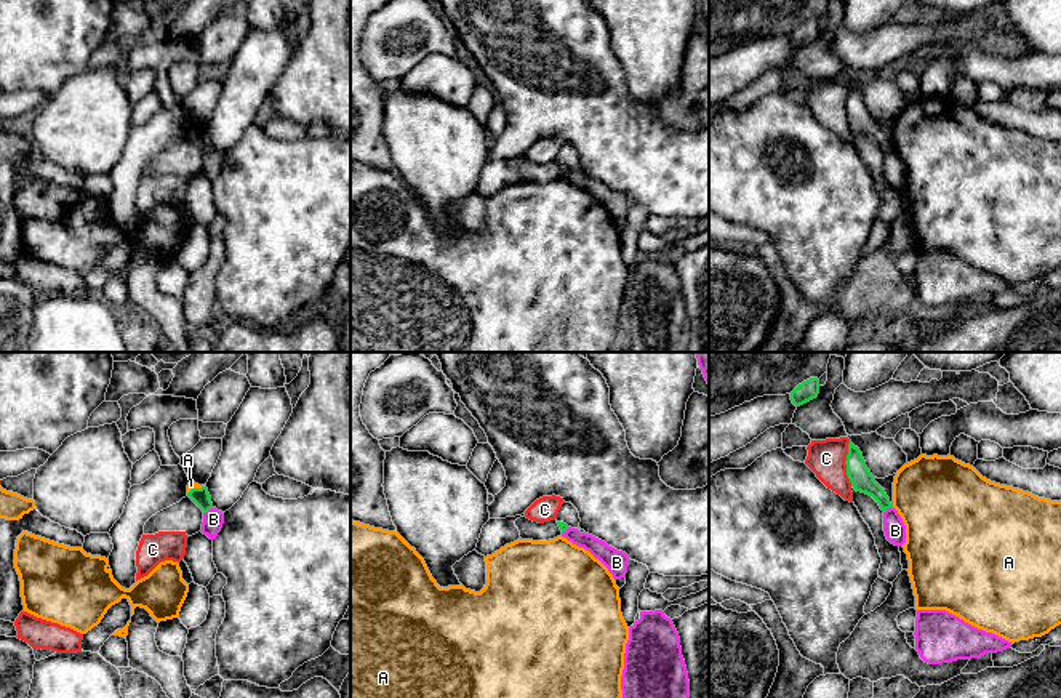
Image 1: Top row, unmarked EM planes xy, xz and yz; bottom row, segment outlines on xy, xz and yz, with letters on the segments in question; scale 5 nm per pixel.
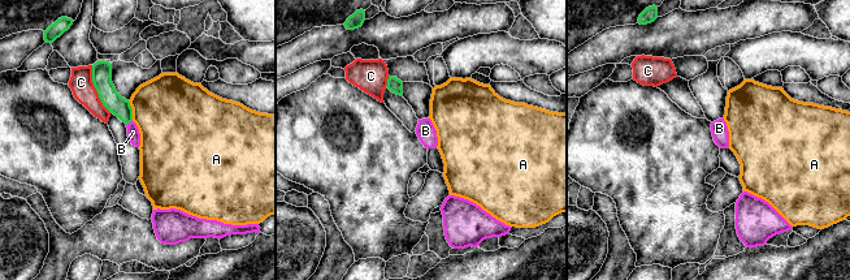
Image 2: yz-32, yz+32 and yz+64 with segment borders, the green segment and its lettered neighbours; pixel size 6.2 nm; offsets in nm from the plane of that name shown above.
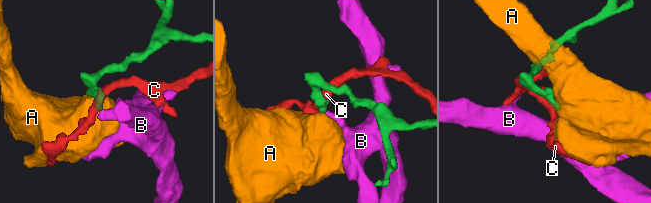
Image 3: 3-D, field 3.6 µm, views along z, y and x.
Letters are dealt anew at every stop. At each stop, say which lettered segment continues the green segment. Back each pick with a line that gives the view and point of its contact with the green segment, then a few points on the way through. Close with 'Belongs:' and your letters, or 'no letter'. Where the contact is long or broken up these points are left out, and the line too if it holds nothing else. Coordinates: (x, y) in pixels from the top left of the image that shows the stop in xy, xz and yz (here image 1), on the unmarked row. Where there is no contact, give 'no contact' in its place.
Belongs: no letter

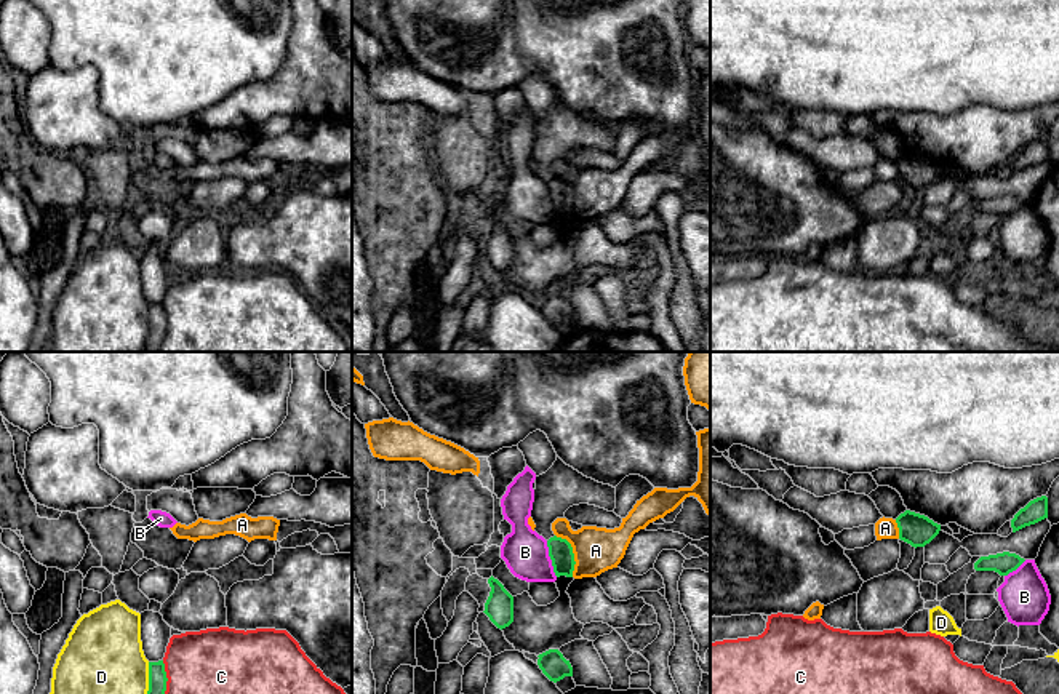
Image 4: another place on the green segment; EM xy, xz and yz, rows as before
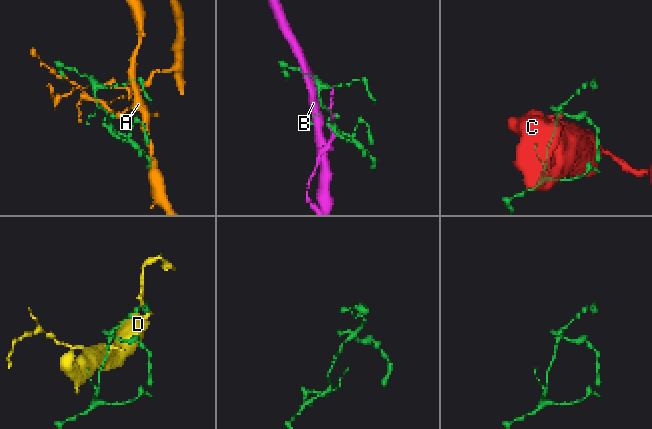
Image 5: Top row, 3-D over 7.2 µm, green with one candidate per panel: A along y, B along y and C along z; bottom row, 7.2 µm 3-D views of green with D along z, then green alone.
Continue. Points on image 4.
Belongs: no letter

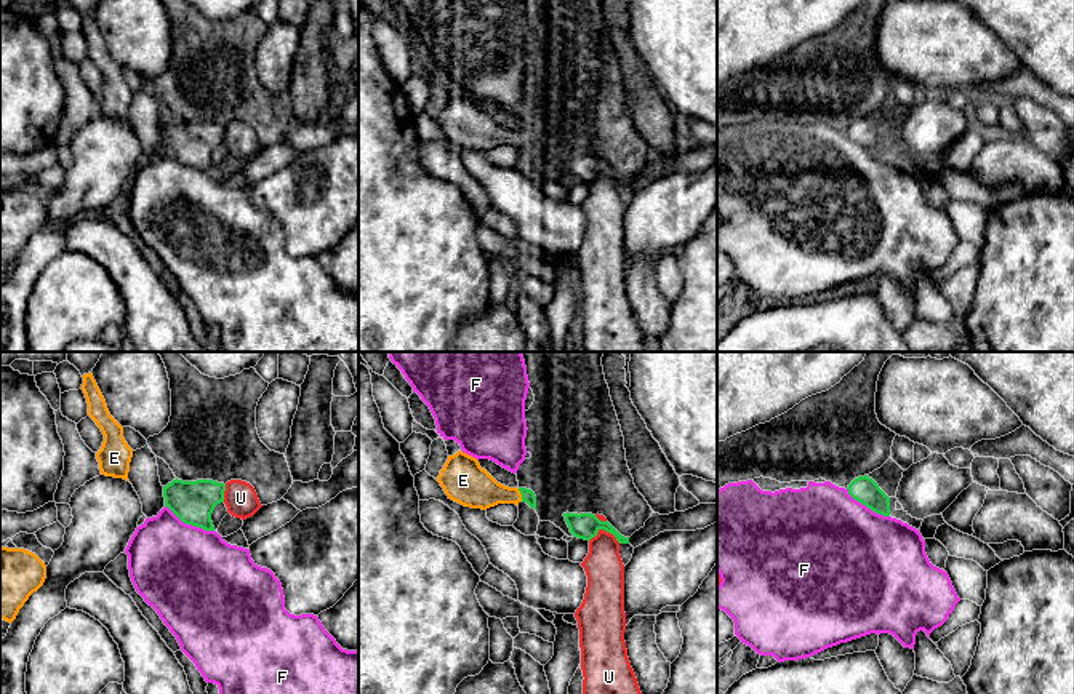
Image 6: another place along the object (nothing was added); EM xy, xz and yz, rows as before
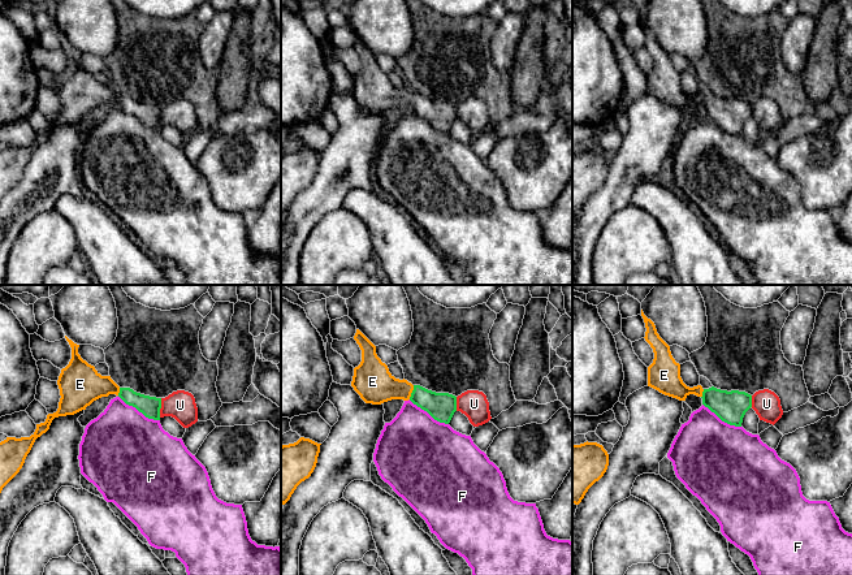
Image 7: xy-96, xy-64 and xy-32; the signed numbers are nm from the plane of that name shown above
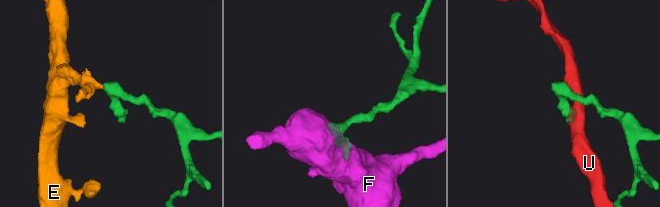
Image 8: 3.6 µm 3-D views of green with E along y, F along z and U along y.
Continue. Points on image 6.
E: meets green in xz at (520, 135); runs through xz (528, 138), (520, 135), (487, 135), (472, 128)
Belongs: E

